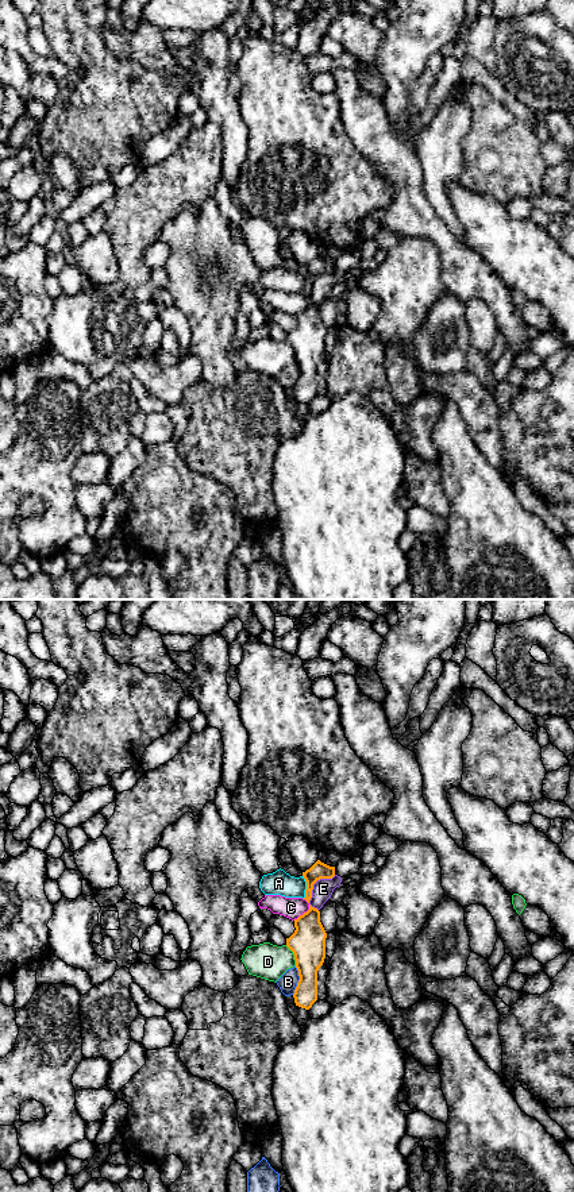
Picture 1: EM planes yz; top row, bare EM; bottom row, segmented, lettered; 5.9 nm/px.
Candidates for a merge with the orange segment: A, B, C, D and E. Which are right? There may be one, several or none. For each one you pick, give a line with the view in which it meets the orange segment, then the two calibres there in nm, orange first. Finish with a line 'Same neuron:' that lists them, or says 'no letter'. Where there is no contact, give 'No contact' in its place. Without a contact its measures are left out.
Same neuron: no letter

